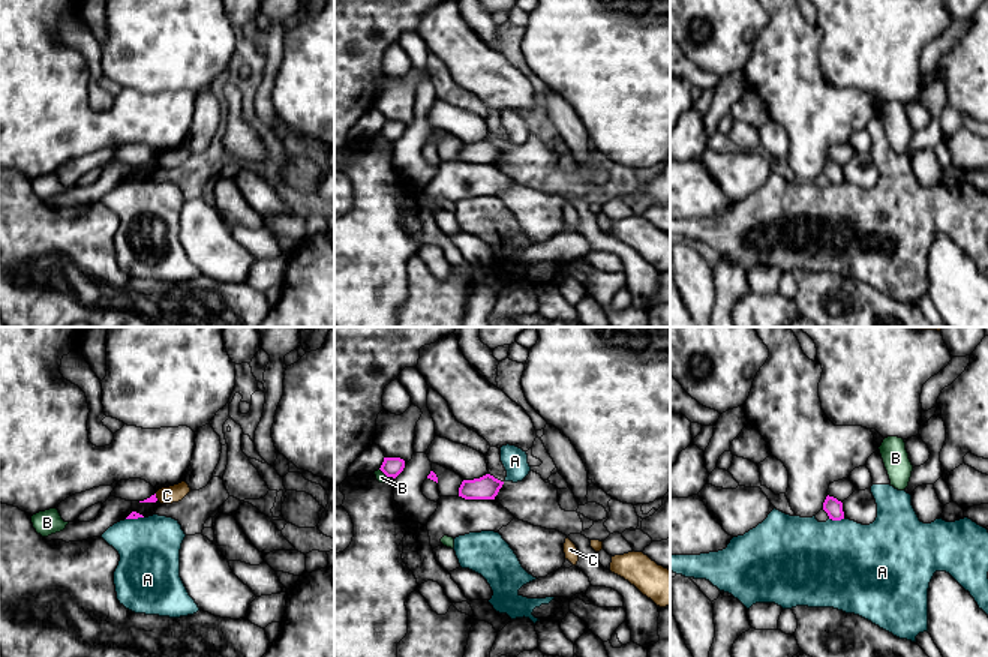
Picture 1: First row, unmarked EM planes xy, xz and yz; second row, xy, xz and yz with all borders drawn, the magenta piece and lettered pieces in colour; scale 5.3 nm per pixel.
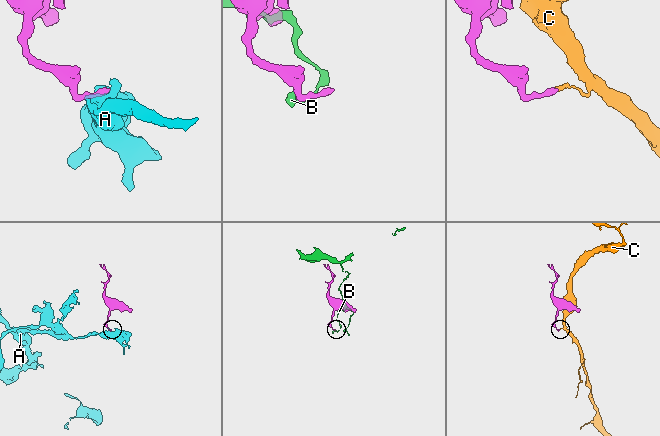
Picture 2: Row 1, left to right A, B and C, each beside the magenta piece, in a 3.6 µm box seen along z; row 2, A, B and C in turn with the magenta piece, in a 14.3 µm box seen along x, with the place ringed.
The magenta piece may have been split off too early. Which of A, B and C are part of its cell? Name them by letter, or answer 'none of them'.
none of them

